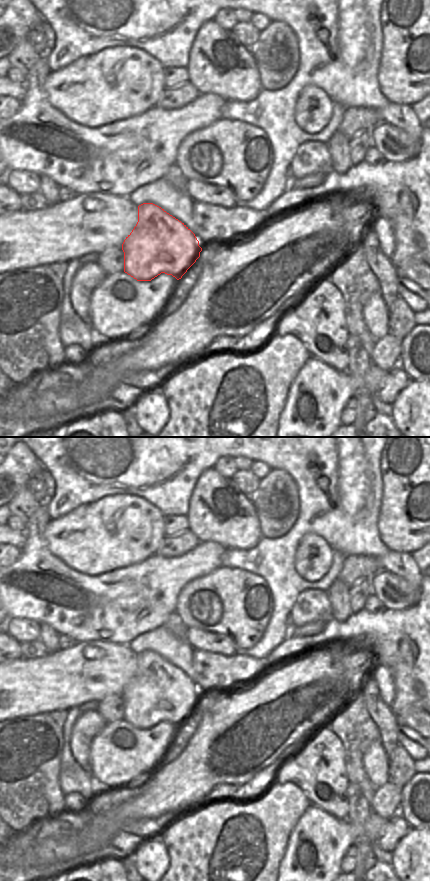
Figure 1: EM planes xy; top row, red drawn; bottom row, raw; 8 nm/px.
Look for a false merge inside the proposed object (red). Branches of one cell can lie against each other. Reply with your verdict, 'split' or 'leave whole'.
leave whole

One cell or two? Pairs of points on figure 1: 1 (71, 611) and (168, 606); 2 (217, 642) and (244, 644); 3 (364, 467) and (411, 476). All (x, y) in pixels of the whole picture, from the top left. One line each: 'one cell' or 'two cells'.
1: one cell
2: two cells
3: two cells

